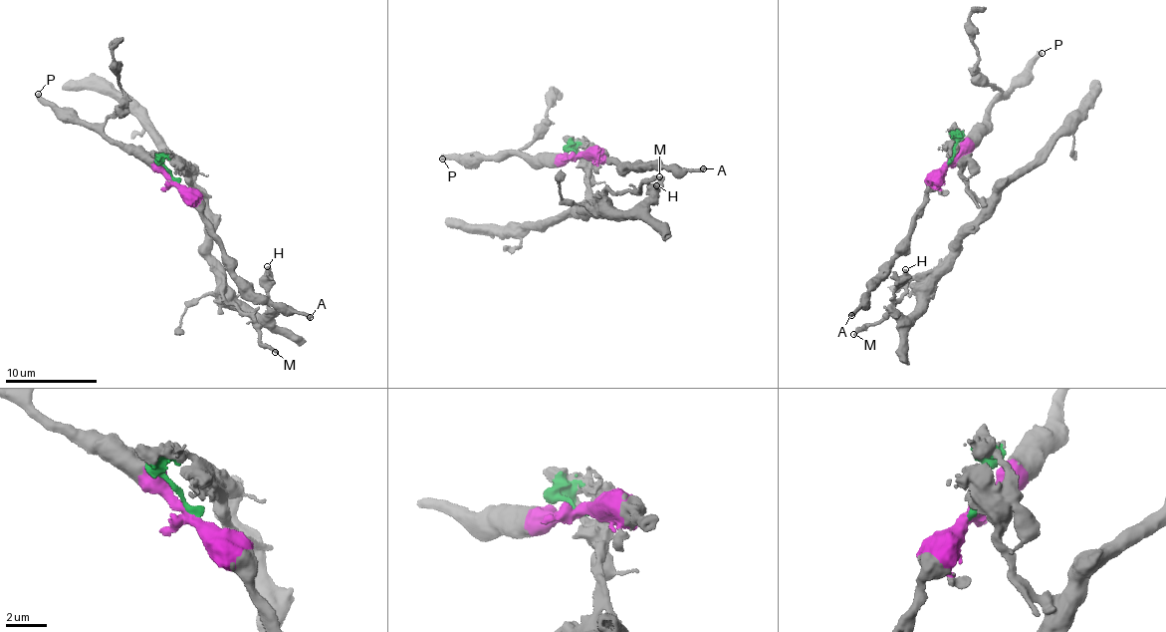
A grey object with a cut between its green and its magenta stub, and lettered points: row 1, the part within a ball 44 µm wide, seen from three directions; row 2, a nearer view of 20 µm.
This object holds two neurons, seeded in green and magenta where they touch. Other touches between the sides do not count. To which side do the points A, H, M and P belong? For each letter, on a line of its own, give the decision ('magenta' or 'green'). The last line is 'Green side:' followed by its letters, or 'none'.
A: magenta
H: green
M: green
P: magenta
Green side: H, M

